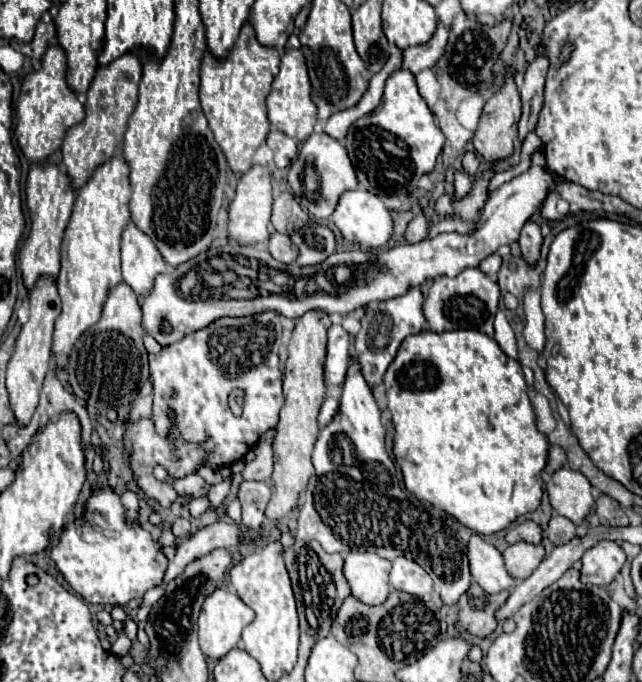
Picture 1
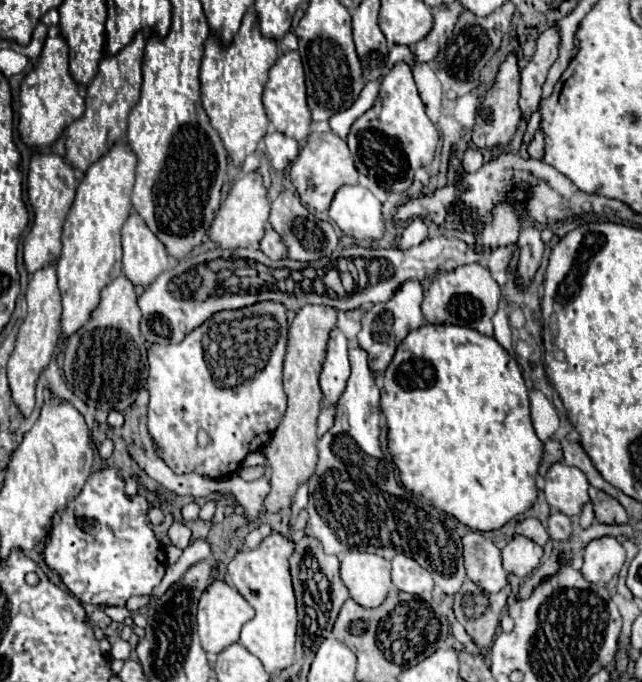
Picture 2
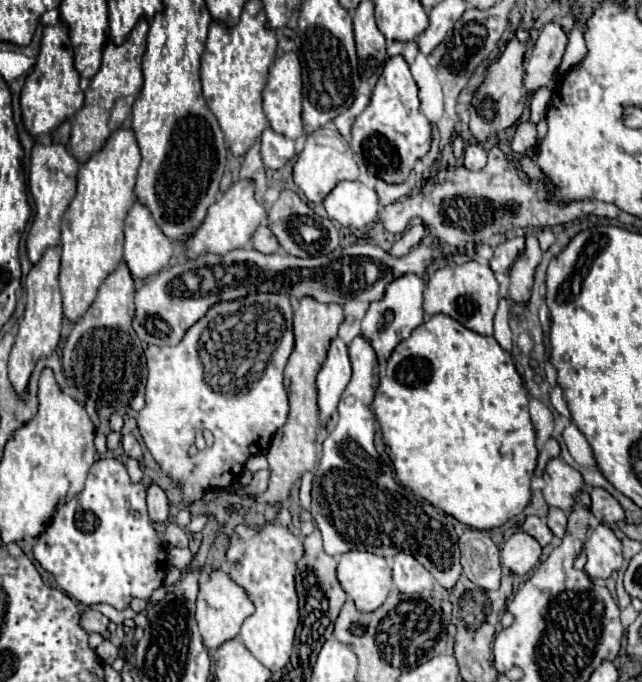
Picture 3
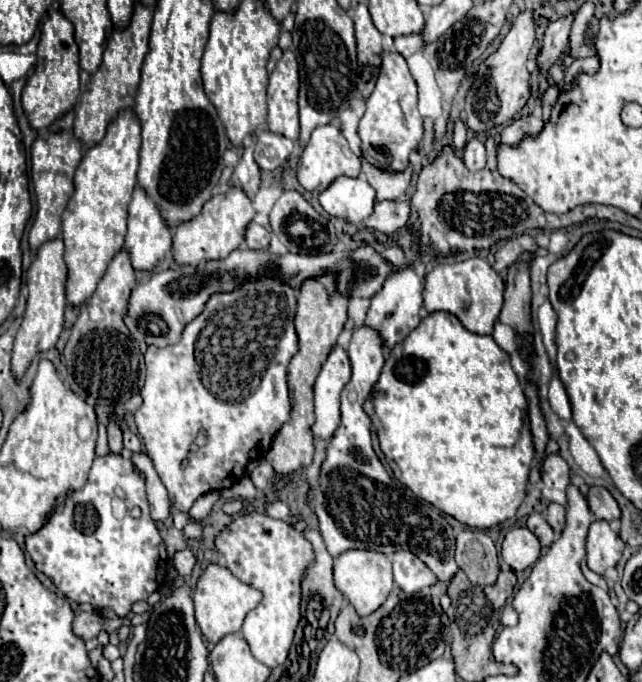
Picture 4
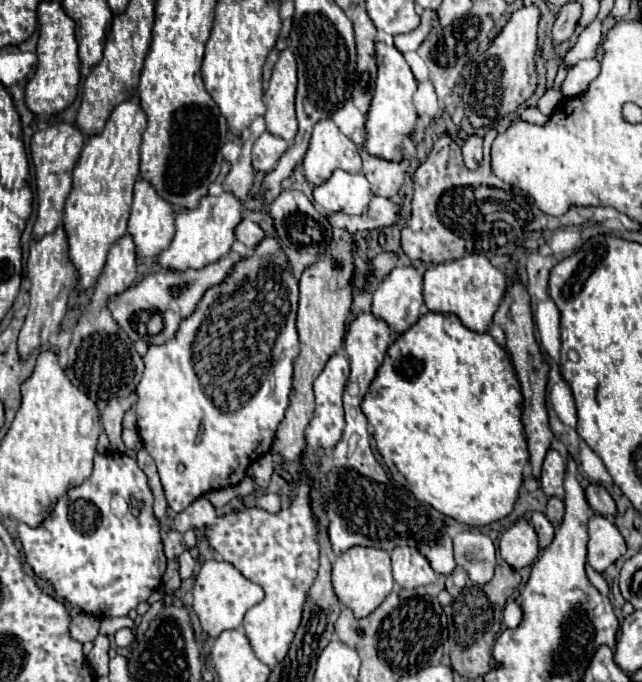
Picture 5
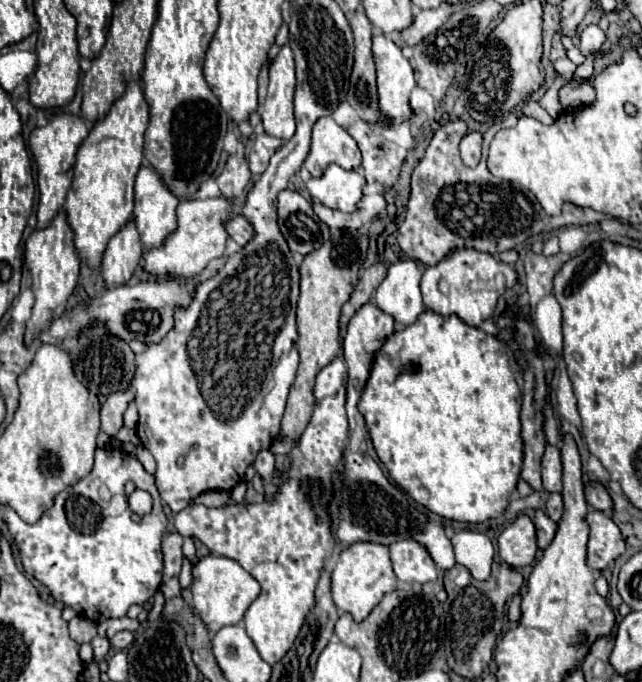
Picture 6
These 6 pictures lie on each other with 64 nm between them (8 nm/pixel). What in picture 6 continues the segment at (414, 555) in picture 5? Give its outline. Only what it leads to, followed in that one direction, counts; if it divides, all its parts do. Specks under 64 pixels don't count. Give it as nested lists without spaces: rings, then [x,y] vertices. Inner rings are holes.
[[[400,540],[390,546],[390,560],[394,564],[394,574],[402,582],[432,582],[438,578],[438,570],[428,550],[412,540]]]

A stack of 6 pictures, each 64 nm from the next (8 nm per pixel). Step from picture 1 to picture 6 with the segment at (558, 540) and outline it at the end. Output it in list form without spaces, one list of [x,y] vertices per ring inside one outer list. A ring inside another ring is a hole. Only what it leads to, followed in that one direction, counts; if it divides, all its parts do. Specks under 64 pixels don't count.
[[[558,492],[550,494],[550,498],[546,502],[546,512],[554,522],[558,522],[562,518],[562,496]]]

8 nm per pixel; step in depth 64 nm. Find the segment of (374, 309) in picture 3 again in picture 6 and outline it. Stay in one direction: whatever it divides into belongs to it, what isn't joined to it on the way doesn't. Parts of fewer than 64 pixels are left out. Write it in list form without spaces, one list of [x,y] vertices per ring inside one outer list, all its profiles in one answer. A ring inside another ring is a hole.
[[[406,258],[388,266],[386,278],[374,292],[374,304],[388,312],[400,324],[412,324],[422,312],[420,268],[416,260]]]

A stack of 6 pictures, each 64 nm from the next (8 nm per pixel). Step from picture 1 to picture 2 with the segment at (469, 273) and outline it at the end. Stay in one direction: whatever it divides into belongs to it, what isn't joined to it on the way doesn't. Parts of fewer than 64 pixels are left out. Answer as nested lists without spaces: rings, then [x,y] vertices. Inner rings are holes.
[[[480,262],[458,266],[450,272],[438,272],[424,294],[422,312],[426,322],[450,322],[460,324],[472,330],[478,330],[484,336],[492,336],[492,316],[498,308],[500,288],[492,278],[490,270]]]

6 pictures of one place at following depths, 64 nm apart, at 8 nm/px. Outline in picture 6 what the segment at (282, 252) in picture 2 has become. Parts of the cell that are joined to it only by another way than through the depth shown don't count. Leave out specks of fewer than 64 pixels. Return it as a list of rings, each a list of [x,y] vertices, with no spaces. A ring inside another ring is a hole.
[[[236,214],[230,220],[224,222],[224,228],[228,232],[230,238],[234,238],[234,242],[238,242],[240,246],[244,246],[250,238],[252,238],[252,226],[248,224],[248,220],[244,220],[244,216]]]

